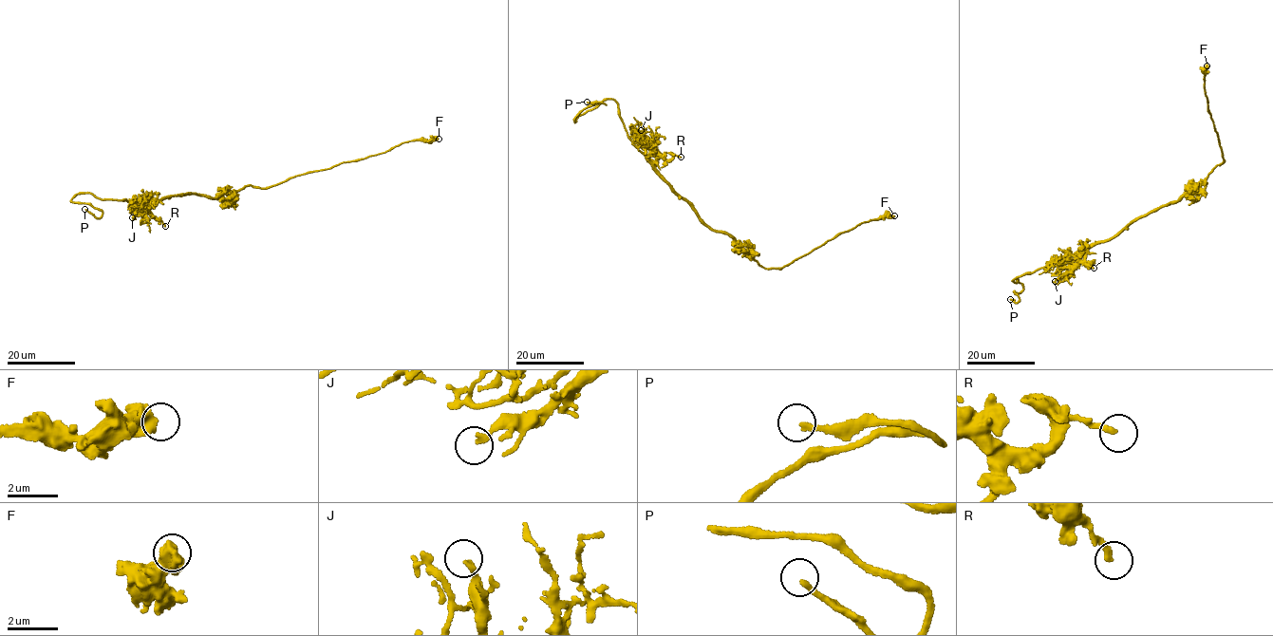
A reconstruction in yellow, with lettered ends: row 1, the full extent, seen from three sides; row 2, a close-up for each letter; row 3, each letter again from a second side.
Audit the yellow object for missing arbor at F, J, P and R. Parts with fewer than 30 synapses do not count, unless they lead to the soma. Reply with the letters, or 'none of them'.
P

